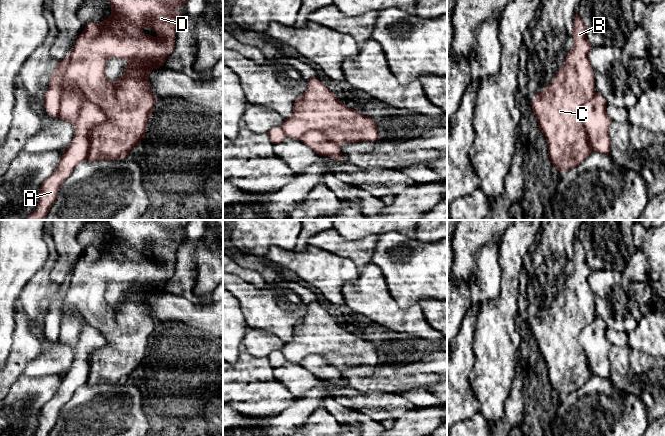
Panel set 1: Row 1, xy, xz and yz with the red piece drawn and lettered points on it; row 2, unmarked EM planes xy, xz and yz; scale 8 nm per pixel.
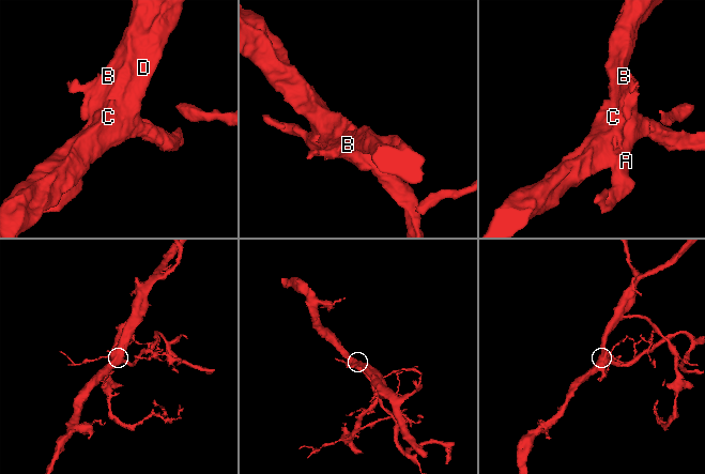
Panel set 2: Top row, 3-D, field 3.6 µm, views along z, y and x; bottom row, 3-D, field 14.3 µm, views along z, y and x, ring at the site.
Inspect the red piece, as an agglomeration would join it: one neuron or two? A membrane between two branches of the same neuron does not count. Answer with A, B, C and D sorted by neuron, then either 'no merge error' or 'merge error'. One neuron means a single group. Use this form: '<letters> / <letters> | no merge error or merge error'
A B C D | no merge error

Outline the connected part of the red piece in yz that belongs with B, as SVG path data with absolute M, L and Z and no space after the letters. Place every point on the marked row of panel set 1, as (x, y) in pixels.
M577 13L574 16L572 34L574 46L567 54L563 66L556 72L555 79L551 80L550 84L545 86L544 90L536 92L535 99L531 102L539 128L547 141L550 161L553 167L562 174L579 166L592 151L609 155L611 147L609 136L611 119L606 114L607 102L595 90L594 72L588 58L592 45L586 37L586 27L583 20Z

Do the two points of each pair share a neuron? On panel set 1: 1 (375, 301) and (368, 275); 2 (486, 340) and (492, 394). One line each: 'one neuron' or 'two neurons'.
1: one neuron
2: one neuron

